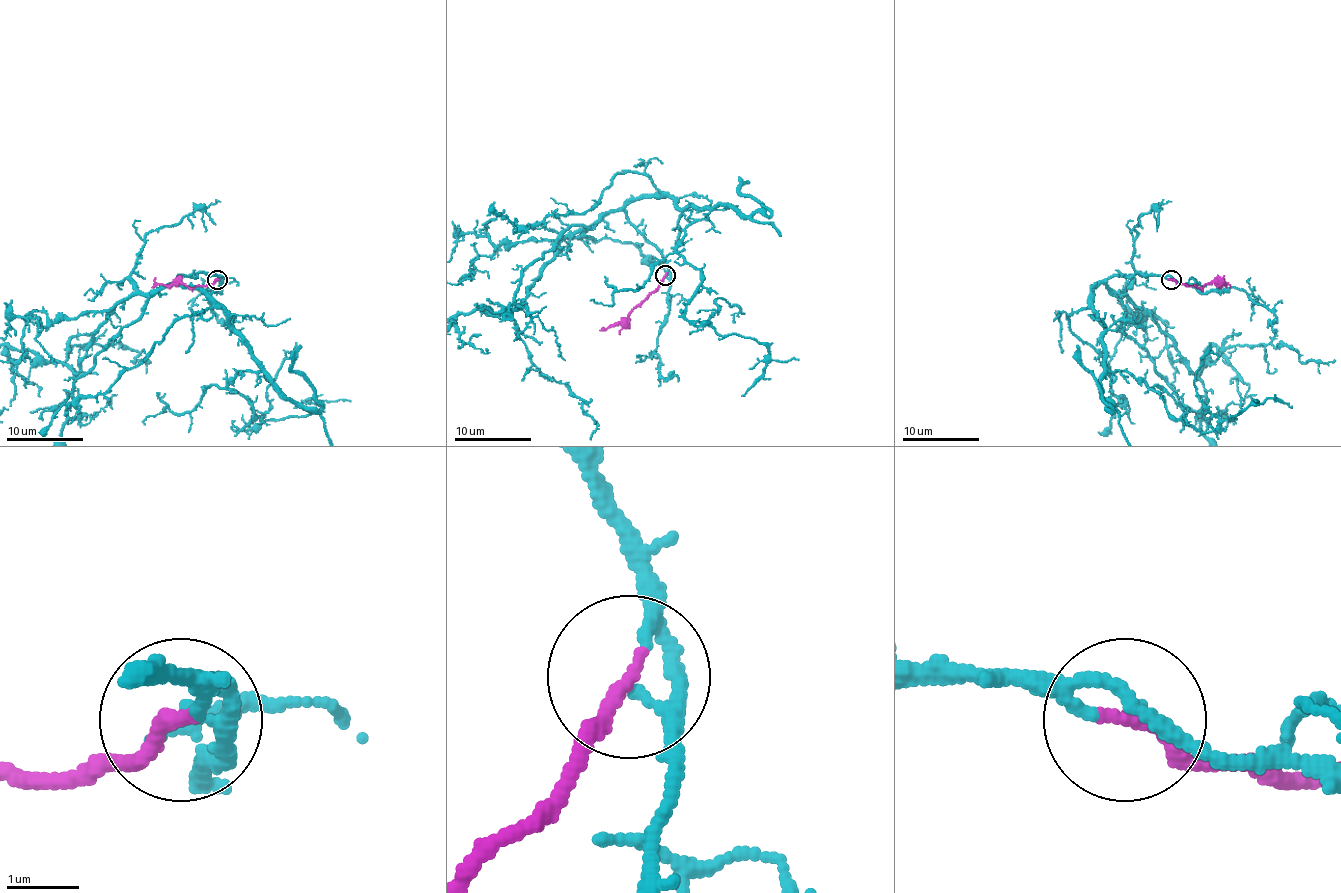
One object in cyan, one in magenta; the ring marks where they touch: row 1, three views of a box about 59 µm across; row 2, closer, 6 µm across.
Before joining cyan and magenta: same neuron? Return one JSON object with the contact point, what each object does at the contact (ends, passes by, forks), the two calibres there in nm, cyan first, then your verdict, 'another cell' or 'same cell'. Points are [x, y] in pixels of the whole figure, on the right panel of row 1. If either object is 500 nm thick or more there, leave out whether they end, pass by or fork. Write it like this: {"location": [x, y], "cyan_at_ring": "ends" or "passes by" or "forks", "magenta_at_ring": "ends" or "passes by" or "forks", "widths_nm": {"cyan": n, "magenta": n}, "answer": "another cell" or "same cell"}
{"location": [1171, 279], "cyan_at_ring": "passes by", "magenta_at_ring": "ends", "widths_nm": {"cyan": 160, "magenta": 220}, "answer": "same cell"}

